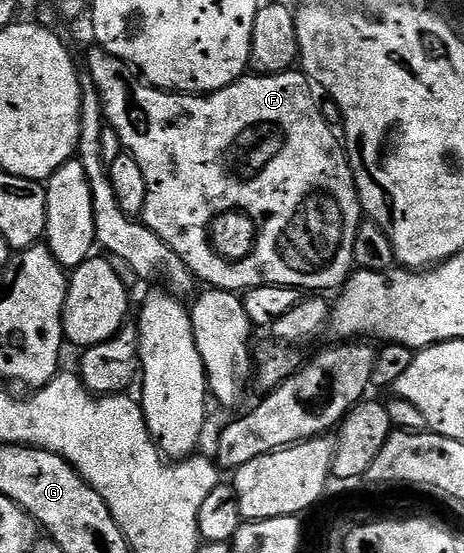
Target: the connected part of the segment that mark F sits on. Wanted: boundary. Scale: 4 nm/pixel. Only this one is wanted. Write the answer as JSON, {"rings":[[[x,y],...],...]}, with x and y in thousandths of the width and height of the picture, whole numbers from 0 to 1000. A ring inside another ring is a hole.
{"rings":[[[205,83],[198,85],[198,94],[188,101],[188,123],[183,123],[185,132],[194,136],[209,163],[213,165],[213,175],[222,186],[222,215],[244,235],[252,235],[252,242],[261,250],[267,269],[289,286],[295,293],[295,300],[304,300],[304,315],[313,315],[313,373],[308,374],[308,387],[304,392],[306,403],[317,407],[321,416],[330,416],[330,423],[338,423],[338,430],[347,430],[347,438],[356,438],[373,452],[373,459],[381,459],[381,467],[390,467],[390,474],[399,474],[399,481],[405,488],[420,497],[422,508],[431,515],[444,517],[446,521],[474,521],[487,528],[504,528],[509,532],[530,532],[539,521],[552,521],[554,517],[571,517],[573,514],[595,514],[597,517],[614,517],[616,521],[642,521],[647,524],[705,524],[696,521],[722,521],[728,523],[733,517],[748,512],[748,501],[756,497],[761,490],[761,479],[765,468],[761,467],[761,430],[769,430],[769,416],[778,403],[778,371],[774,365],[774,347],[765,342],[765,318],[756,311],[756,291],[748,286],[748,277],[744,273],[741,262],[735,259],[733,248],[726,244],[722,248],[722,239],[718,233],[705,226],[705,217],[696,212],[696,203],[692,197],[679,190],[679,174],[670,168],[670,159],[675,161],[672,146],[664,145],[659,136],[651,128],[629,127],[625,130],[608,130],[606,134],[588,134],[586,137],[560,137],[556,134],[532,134],[522,141],[506,145],[494,156],[485,156],[476,163],[466,166],[448,166],[444,170],[405,170],[401,166],[371,166],[366,163],[353,163],[347,159],[336,159],[315,148],[304,148],[304,139],[284,123],[282,118],[269,114],[261,105],[250,101],[237,101],[226,89]],[[487,383],[524,383],[537,394],[541,394],[554,412],[556,420],[552,423],[550,448],[543,452],[532,465],[524,470],[489,470],[485,465],[474,463],[468,450],[461,448],[455,439],[455,429],[450,425],[450,414],[459,398],[463,398],[472,389],[481,389]]]}

